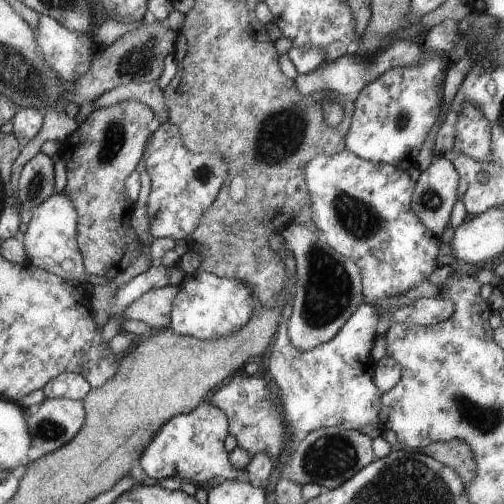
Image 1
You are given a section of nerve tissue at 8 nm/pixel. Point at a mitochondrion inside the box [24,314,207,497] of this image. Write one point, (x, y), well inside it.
(50, 430)

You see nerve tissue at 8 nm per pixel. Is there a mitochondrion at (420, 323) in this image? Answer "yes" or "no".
no

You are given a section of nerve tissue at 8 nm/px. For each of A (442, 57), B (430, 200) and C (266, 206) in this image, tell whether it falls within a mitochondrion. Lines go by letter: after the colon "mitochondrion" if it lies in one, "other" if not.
A: other
B: mitochondrion
C: other

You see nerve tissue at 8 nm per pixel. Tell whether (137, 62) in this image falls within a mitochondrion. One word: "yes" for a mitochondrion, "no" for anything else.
yes

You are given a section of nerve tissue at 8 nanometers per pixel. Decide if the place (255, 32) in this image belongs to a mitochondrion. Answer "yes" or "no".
no

